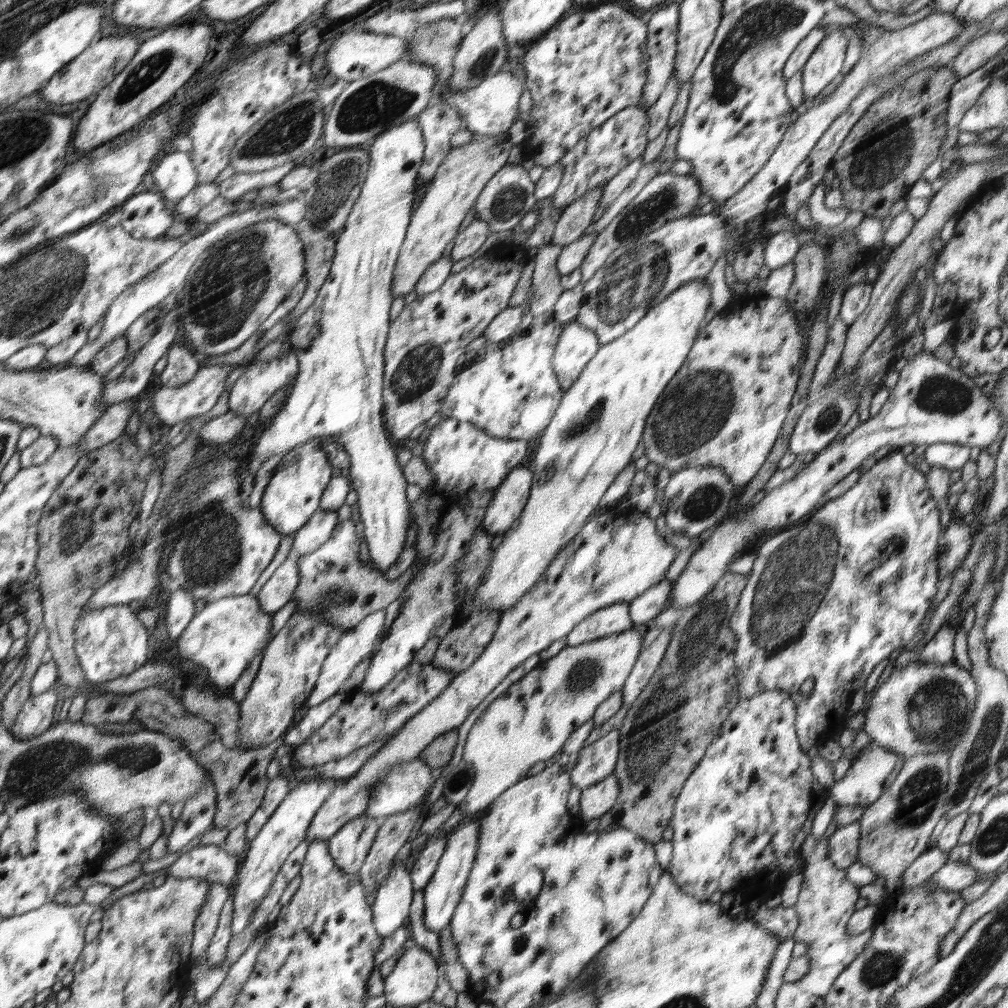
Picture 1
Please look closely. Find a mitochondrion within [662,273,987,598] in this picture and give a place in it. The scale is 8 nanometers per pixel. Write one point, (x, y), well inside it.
(940, 394)

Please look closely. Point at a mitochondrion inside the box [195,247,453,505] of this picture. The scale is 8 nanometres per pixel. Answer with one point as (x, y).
(416, 374)

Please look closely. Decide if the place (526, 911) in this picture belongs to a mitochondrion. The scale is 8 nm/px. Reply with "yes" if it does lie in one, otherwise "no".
no

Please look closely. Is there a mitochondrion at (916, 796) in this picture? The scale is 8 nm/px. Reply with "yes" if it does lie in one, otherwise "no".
yes

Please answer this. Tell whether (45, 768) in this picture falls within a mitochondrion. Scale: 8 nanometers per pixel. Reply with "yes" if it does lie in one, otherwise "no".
yes

